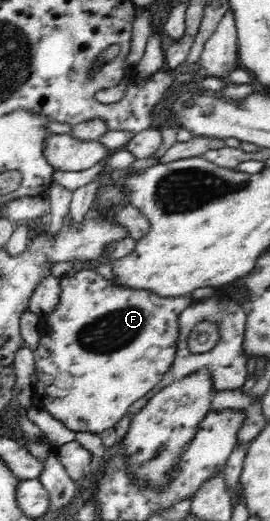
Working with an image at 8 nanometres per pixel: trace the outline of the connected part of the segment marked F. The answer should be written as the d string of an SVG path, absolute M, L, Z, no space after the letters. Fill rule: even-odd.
M81 270L75 273L73 277L65 275L59 277L59 279L59 304L54 308L53 312L43 314L43 318L38 325L38 344L36 348L31 349L34 356L34 372L37 376L37 383L35 383L35 390L32 394L33 400L40 407L47 410L53 418L61 421L67 429L101 435L105 430L113 428L115 423L125 416L129 405L133 405L137 399L147 395L168 373L169 365L175 359L178 316L187 307L191 306L191 297L161 298L157 294L149 292L149 290L122 289L121 287L116 287L112 281L105 279L95 271Z

